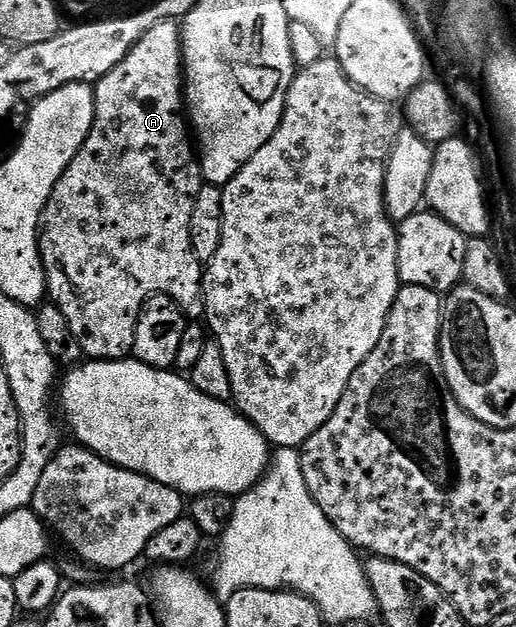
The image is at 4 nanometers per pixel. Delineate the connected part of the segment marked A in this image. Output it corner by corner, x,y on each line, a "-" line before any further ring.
164,20
143,38
107,74
102,80
97,81
93,94
95,102
95,114
93,125
71,166
59,178
55,190
51,190
51,198
45,207
45,213
41,216
41,261
47,274
48,299
63,312
67,323
75,338
79,340
84,355
89,360
123,360
133,351
135,342
135,330
137,319
141,317
141,307
151,296
162,294
175,294
178,304
182,305
186,313
197,314
205,311
205,294
203,291
203,261
195,254
191,246
191,210
193,209
193,198
199,194
202,186
201,162
198,153
195,151
194,141
191,139
190,129
187,127
187,116
183,111
183,57
181,55
181,29
178,21

